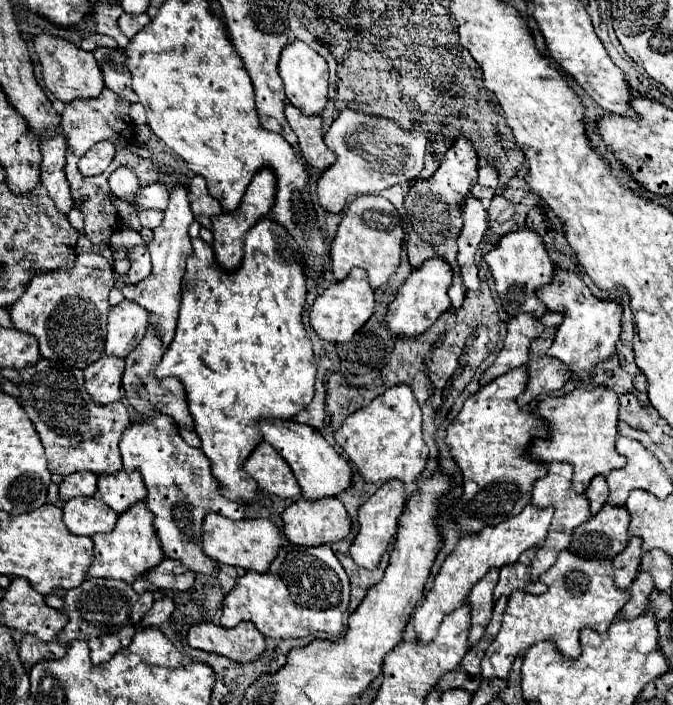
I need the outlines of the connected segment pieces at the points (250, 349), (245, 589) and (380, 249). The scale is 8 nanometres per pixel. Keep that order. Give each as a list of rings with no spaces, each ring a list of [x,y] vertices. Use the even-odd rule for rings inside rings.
[[[264,217],[246,233],[244,261],[234,273],[218,269],[214,253],[200,237],[192,239],[192,255],[186,259],[186,275],[182,277],[182,301],[176,325],[176,335],[164,351],[156,367],[156,379],[176,377],[184,385],[188,411],[194,419],[202,453],[210,459],[212,475],[220,485],[220,493],[236,503],[252,503],[260,487],[244,471],[248,455],[264,441],[258,421],[292,419],[314,397],[316,361],[312,343],[302,323],[306,305],[306,279],[298,257],[296,241],[288,237],[286,229]]]
[[[284,545],[270,565],[270,571],[260,575],[256,571],[248,571],[242,575],[236,583],[236,587],[226,595],[224,607],[222,607],[222,627],[232,629],[242,621],[250,621],[256,625],[256,629],[264,637],[272,639],[296,639],[296,637],[308,637],[312,633],[328,633],[338,635],[342,631],[342,615],[350,601],[350,583],[344,567],[336,559],[334,551],[326,545],[320,545],[316,549],[300,549],[298,545]]]
[[[358,195],[338,225],[334,243],[332,243],[332,273],[340,281],[344,279],[352,267],[362,267],[368,271],[370,285],[376,289],[384,285],[390,275],[400,265],[404,227],[396,207],[378,195]]]

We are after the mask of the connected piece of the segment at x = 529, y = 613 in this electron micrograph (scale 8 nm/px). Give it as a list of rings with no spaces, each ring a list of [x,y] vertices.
[[[568,549],[558,555],[556,565],[548,569],[540,581],[548,585],[548,591],[542,595],[530,595],[522,589],[512,591],[508,607],[504,611],[502,627],[496,639],[486,649],[482,659],[482,677],[484,679],[508,679],[508,671],[520,651],[528,651],[538,641],[554,641],[558,651],[566,659],[576,659],[578,655],[578,635],[582,627],[592,627],[604,633],[614,621],[616,613],[626,605],[630,593],[618,589],[614,583],[614,569],[610,559],[582,559]]]

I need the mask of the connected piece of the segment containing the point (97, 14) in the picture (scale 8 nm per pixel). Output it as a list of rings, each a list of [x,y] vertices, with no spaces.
[[[98,3],[94,7],[94,23],[96,23],[96,31],[100,35],[110,35],[112,39],[116,39],[116,43],[120,45],[120,49],[124,49],[128,45],[128,37],[124,37],[118,29],[118,17],[122,15],[122,7],[120,5],[108,5],[108,3]]]

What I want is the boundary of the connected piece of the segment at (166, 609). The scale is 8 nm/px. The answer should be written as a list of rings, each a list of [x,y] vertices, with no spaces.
[[[170,597],[154,601],[152,609],[142,619],[142,627],[160,627],[160,623],[164,623],[172,615],[172,611],[174,611],[174,601]]]

